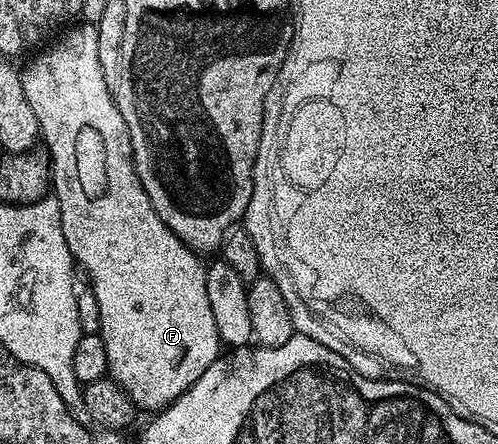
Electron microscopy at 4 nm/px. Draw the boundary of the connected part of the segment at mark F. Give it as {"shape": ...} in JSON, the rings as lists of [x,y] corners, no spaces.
{"shape":[[[94,25],[78,26],[73,28],[68,35],[61,36],[48,51],[40,50],[38,52],[40,55],[28,65],[27,71],[25,67],[22,72],[23,88],[29,105],[33,105],[33,113],[37,113],[42,142],[47,142],[45,151],[51,165],[53,198],[59,202],[61,209],[61,229],[65,229],[65,241],[69,245],[76,264],[87,272],[87,278],[97,297],[98,335],[105,341],[105,357],[109,357],[107,375],[114,379],[117,385],[121,385],[121,389],[125,389],[125,393],[136,408],[143,410],[144,407],[147,413],[155,413],[170,405],[177,397],[184,395],[198,381],[201,373],[205,373],[205,369],[209,369],[209,365],[213,365],[213,361],[221,354],[217,324],[213,321],[213,308],[209,305],[209,292],[205,289],[207,267],[199,260],[202,258],[173,234],[165,225],[165,221],[161,221],[161,217],[157,215],[157,209],[153,209],[153,205],[149,201],[149,193],[145,193],[145,189],[137,177],[135,162],[131,159],[131,142],[129,141],[129,129],[125,125],[125,117],[121,117],[121,113],[117,109],[109,80],[103,76],[103,70],[99,64],[97,29]]]}

